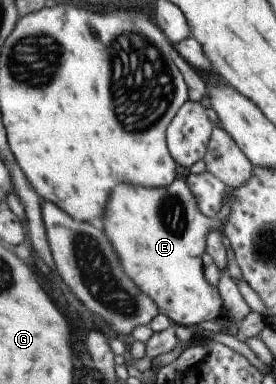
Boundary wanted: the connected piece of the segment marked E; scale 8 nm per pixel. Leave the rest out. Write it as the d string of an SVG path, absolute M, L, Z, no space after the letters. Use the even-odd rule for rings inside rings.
M174 179L168 187L158 187L158 189L144 189L144 187L138 189L138 187L128 187L128 183L126 185L120 183L120 187L112 189L112 197L99 228L110 241L126 277L156 305L158 313L168 317L174 325L190 327L190 325L197 326L202 321L218 319L226 313L222 299L218 296L218 290L216 291L204 279L201 263L202 254L205 252L206 233L210 229L222 231L224 221L226 218L219 221L202 215L188 186L183 180Z

